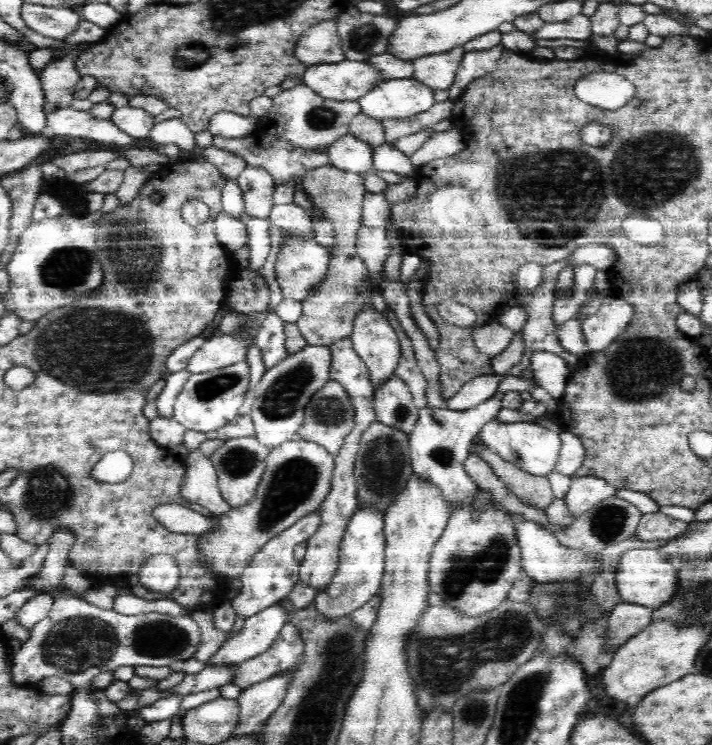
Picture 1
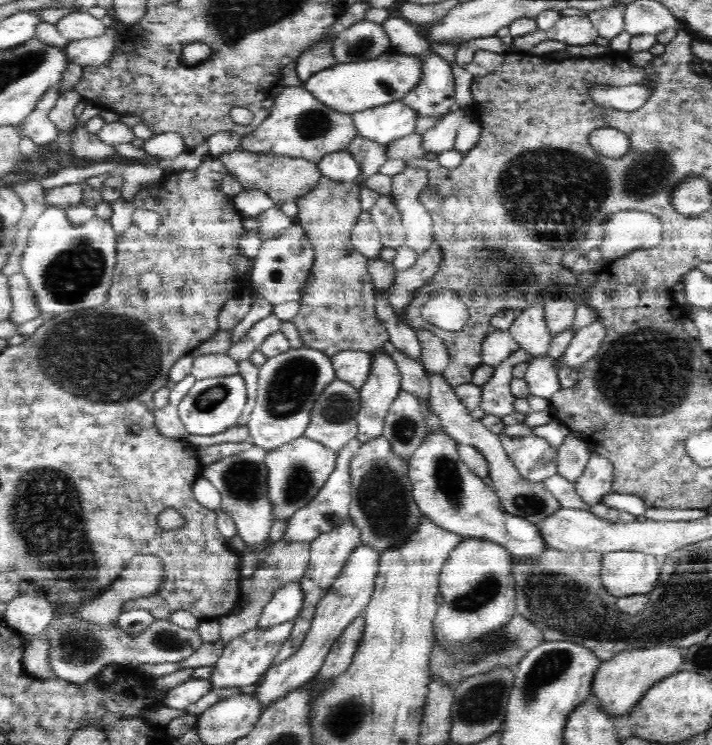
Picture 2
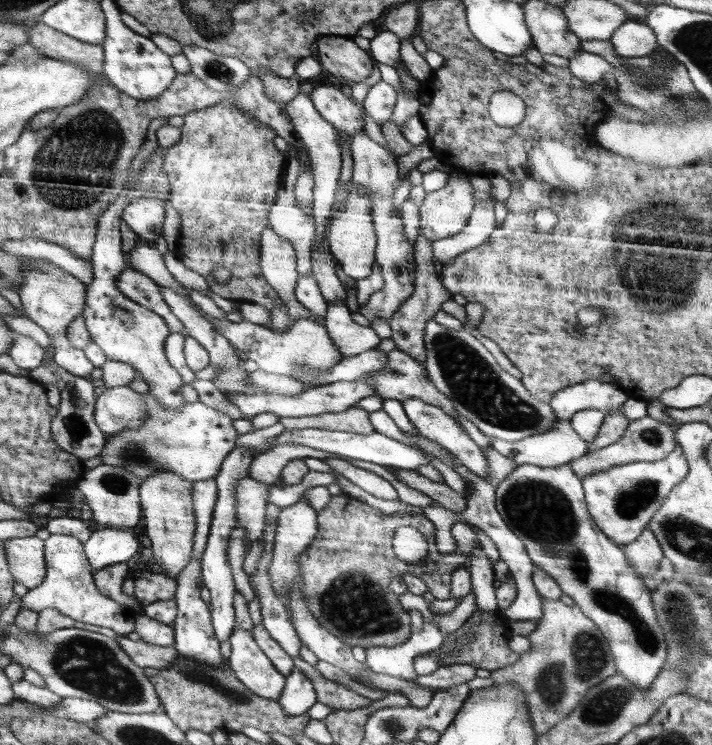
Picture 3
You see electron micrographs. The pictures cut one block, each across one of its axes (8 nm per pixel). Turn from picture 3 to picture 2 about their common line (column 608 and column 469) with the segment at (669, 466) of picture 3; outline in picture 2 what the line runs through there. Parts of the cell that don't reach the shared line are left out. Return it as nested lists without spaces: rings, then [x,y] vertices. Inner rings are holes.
[[[436,428],[426,434],[422,445],[409,461],[408,479],[413,487],[413,499],[424,517],[463,537],[481,537],[507,548],[520,560],[532,560],[547,548],[539,526],[524,518],[505,512],[492,487],[486,486],[458,455],[458,442],[444,429]]]

